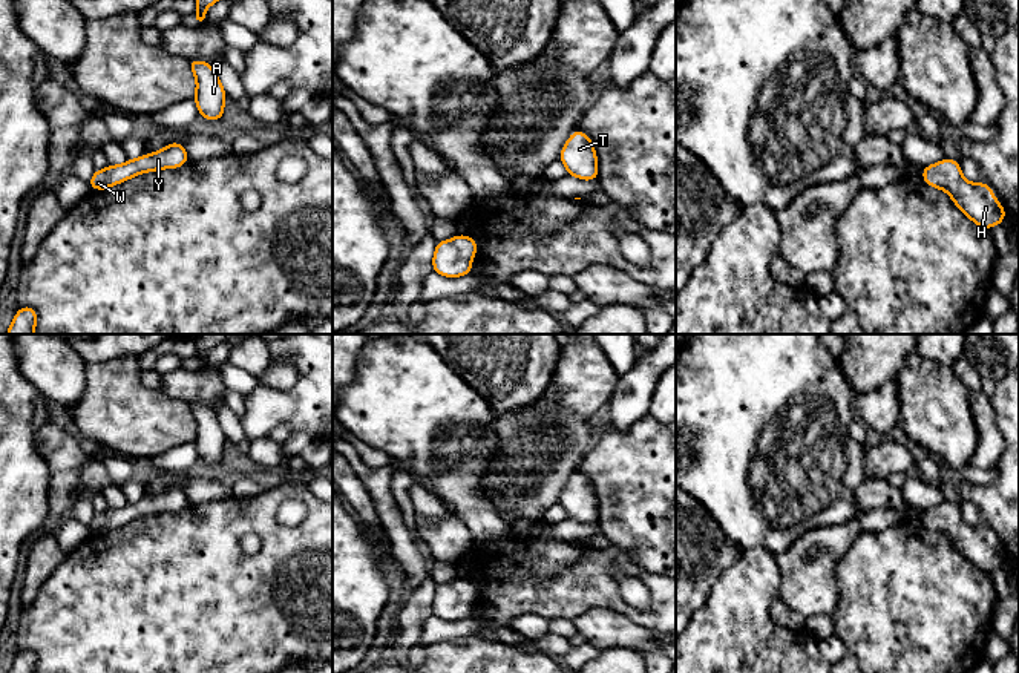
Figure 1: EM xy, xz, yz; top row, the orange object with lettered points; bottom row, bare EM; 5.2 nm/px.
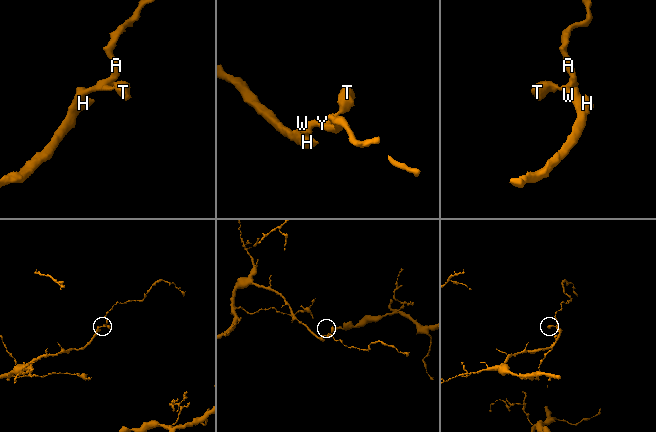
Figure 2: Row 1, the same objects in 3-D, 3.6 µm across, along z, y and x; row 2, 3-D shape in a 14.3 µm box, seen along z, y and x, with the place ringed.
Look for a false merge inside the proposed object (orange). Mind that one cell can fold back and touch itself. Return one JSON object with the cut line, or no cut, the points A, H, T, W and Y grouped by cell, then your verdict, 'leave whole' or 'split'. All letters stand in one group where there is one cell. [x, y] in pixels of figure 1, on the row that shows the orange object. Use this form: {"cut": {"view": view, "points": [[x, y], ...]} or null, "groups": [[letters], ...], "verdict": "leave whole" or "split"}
{"cut": null, "groups": [["A", "H", "T", "W", "Y"]], "verdict": "leave whole"}

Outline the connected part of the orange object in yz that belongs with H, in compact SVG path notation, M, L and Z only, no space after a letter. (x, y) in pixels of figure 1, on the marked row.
M956 159L926 166L921 178L933 189L942 189L950 195L955 205L976 225L991 228L1007 218L1005 208L994 199L994 192L985 182L970 184L961 173Z

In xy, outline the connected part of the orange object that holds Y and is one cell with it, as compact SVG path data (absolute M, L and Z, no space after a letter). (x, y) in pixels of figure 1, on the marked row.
M170 143L156 153L146 153L136 159L127 159L121 166L107 166L103 170L95 170L89 179L90 190L106 190L113 184L124 182L139 173L147 173L161 169L176 169L190 161L181 143Z

